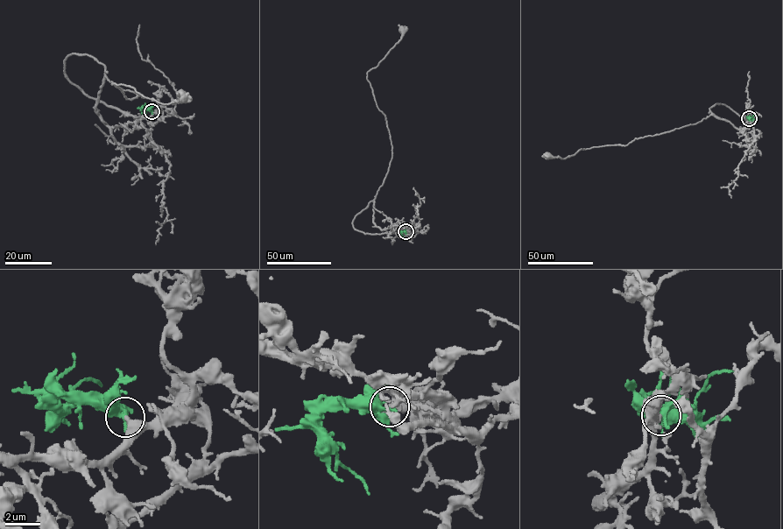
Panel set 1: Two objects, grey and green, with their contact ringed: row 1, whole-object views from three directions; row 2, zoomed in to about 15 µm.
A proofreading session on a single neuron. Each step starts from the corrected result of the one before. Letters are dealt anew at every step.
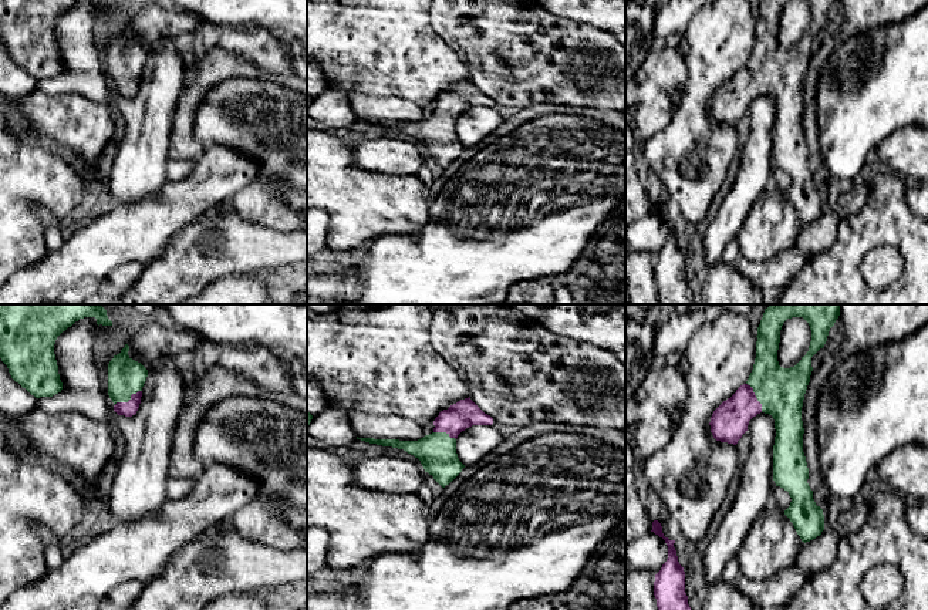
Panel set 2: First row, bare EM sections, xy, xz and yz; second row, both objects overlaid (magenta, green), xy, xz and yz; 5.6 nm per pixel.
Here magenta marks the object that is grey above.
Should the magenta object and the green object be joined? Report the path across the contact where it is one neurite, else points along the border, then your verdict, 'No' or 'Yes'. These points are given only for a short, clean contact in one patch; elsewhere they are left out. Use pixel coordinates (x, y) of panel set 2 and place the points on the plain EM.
Path across: xy (130, 90), (130, 81), (125, 57). Yes

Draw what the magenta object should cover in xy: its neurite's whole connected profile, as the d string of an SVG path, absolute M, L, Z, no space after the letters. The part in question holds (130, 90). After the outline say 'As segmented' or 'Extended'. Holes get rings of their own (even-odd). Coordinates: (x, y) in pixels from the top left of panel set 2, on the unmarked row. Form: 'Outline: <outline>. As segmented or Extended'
Outline: M125 26L108 46L108 77L118 97L132 98L139 90L148 51L132 41L128 33L129 27Z. Extended

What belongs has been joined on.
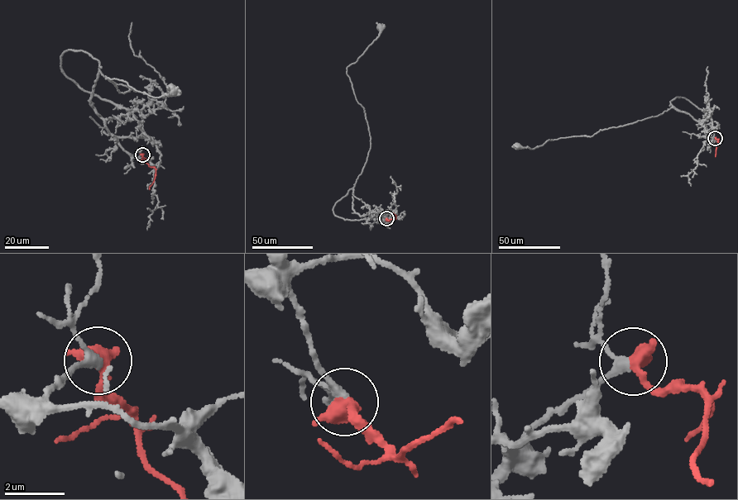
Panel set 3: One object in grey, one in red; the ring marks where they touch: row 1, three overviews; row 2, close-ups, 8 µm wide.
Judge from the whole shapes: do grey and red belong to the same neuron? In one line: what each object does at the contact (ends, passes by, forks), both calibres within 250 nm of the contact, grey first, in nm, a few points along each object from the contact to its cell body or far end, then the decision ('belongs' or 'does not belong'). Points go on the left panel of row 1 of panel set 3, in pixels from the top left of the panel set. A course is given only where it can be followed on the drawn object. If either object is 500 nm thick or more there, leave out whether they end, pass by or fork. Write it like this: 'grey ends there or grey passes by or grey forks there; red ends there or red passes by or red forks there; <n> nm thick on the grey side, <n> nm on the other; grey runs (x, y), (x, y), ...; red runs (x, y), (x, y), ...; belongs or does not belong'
grey passes by; red passes by; 240 nm thick on the grey side, 440 nm on the other; grey runs (142, 154), (131, 158), (93, 107), (99, 73), (136, 91), (122, 92), (106, 78), (155, 97), (171, 90); red runs (141, 154), (145, 162), (155, 170), (150, 189); belongs

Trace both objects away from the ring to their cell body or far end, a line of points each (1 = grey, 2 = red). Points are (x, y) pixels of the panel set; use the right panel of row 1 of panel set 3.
1: (715, 138), (710, 142), (706, 126), (671, 107), (592, 136), (548, 140), (532, 149), (517, 146)
2: (715, 138), (719, 142), (715, 156)

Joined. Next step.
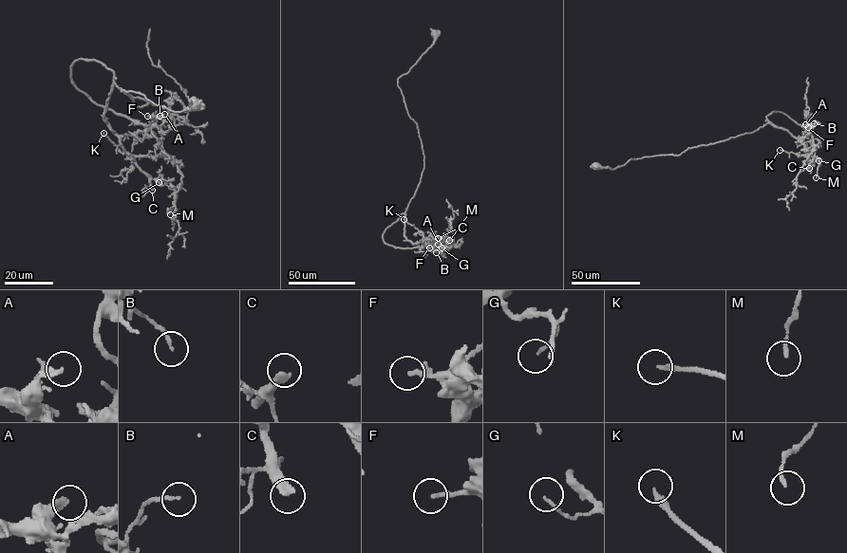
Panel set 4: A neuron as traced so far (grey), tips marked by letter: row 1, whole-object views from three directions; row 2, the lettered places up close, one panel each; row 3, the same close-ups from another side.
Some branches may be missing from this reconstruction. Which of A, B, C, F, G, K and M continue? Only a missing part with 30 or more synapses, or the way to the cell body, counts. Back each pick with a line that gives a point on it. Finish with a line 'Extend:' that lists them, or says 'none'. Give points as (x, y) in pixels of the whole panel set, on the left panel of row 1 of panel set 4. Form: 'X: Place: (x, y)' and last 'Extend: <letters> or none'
C: Place: (152, 190)
K: Place: (103, 133)
Extend: C, K

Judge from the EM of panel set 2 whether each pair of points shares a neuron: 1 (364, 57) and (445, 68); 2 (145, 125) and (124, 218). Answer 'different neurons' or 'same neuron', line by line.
1: same neuron
2: different neurons

